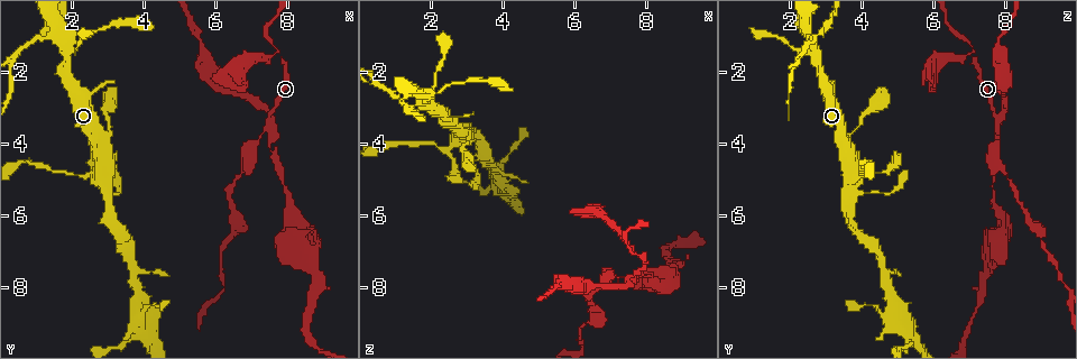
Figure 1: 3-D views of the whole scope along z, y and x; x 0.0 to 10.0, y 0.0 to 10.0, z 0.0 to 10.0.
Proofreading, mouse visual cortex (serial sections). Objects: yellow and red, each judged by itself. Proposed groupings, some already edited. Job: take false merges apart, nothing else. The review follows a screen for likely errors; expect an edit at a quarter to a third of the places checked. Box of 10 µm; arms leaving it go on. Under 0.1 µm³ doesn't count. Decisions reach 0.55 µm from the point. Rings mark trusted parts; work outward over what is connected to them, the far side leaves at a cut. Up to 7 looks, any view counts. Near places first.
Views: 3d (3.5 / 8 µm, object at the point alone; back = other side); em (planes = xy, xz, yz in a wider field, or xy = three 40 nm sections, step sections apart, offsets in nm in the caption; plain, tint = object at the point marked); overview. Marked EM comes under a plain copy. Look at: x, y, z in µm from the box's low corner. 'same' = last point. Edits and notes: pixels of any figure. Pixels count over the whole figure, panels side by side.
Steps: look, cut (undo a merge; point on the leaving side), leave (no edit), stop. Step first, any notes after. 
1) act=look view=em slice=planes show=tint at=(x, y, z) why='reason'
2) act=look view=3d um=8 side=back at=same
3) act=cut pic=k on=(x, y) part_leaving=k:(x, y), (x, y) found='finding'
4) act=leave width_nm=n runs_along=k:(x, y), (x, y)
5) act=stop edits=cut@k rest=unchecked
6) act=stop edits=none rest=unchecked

act=look view=3d um=3.5 at=(2.90, 4.80, 3.75) why='three arms meet'

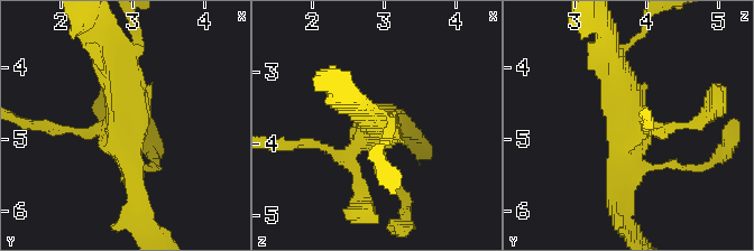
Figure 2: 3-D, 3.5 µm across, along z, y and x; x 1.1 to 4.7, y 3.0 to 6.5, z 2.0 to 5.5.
act=look view=em slice=xy step=2 show=tint at=(2.95, 4.85, 3.80)

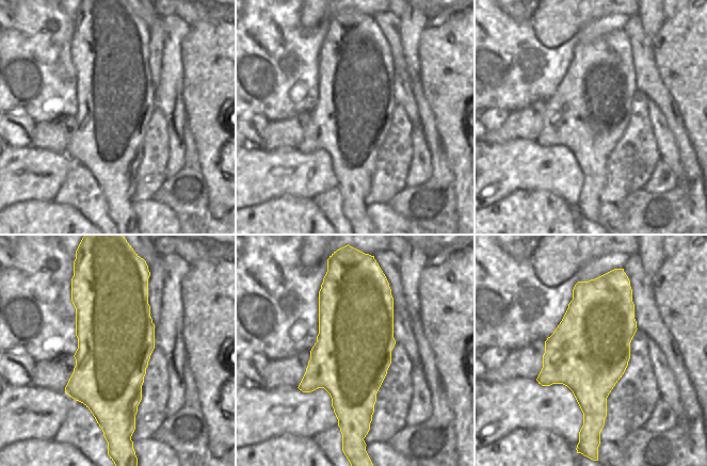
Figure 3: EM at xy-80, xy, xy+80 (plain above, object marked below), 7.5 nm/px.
act=leave runs_along=2:(104, 62), (122, 78), (139, 200) found='all the same cell'

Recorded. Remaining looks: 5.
act=look view=3d um=3.5 side=back at=(1.55, 1.00, 2.60) why='four arms meet'

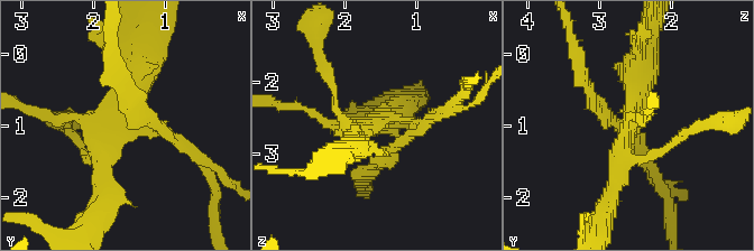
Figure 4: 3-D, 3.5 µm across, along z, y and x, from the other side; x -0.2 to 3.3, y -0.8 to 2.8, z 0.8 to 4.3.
act=look view=em slice=xy step=5 show=tint at=(1.55, 0.95, 2.55) why='need the tissue'

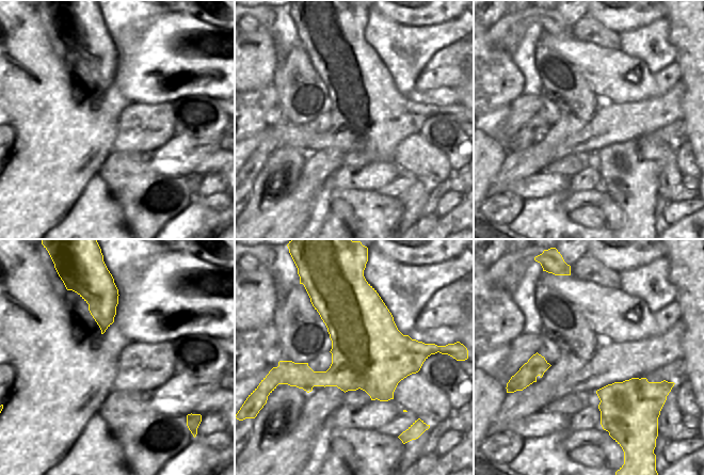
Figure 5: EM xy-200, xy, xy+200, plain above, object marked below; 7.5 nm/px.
act=cut pic=4 on=(198, 159) part_leaving=4:(173, 135), (208, 168), (214, 224) found='a second cell is stuck on'

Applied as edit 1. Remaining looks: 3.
act=look view=overview why='see it whole again'

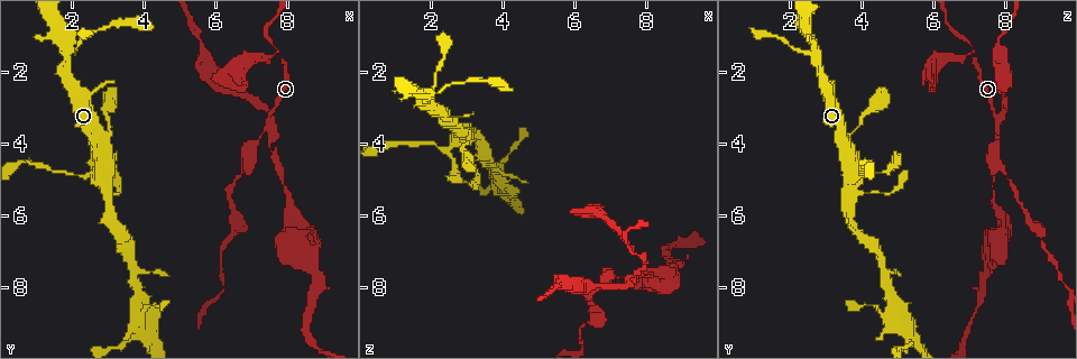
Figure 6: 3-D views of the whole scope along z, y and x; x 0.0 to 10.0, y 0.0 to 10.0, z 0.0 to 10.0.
act=look view=3d um=3.5 at=(7.75, 1.50, 7.20) why='branch point'

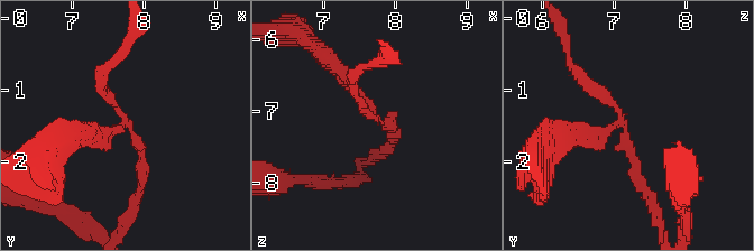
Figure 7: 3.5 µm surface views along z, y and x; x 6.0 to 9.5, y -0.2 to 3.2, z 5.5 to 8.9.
act=look view=em slice=planes show=tint at=(7.80, 1.55, 7.10)

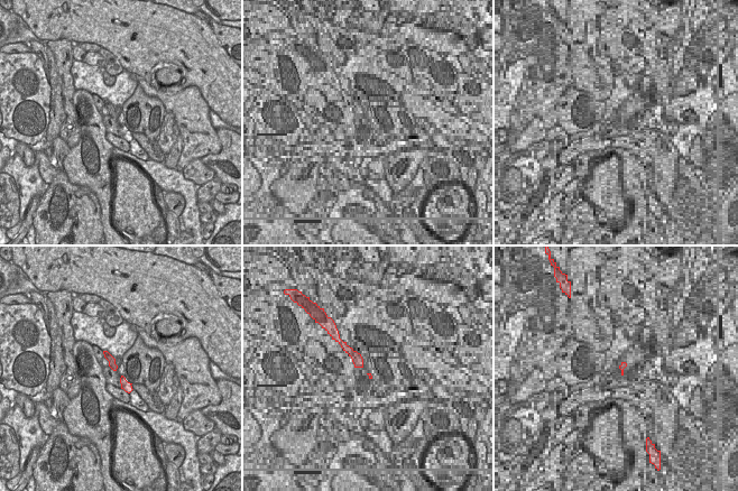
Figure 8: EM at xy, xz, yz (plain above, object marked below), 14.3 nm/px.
act=cut pic=7 on=(103, 142) arm_widths_nm=150,150,200 found='two cells meet here'

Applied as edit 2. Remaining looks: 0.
act=stop edits=cut@4,cut@7 rest=unchecked

